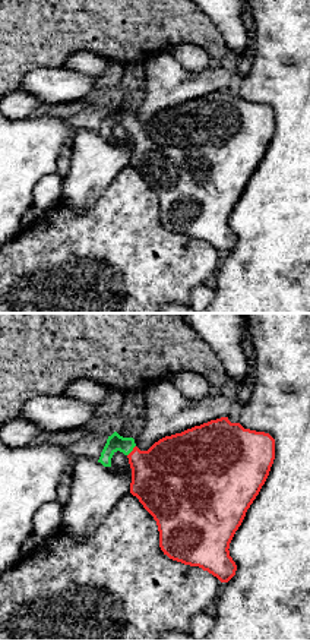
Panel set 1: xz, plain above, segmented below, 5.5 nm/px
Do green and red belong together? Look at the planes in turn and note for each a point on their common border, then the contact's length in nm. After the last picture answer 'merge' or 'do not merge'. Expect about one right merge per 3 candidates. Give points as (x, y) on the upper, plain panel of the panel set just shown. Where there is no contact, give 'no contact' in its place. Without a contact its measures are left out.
meets green at (132, 122); contact 80 nm long

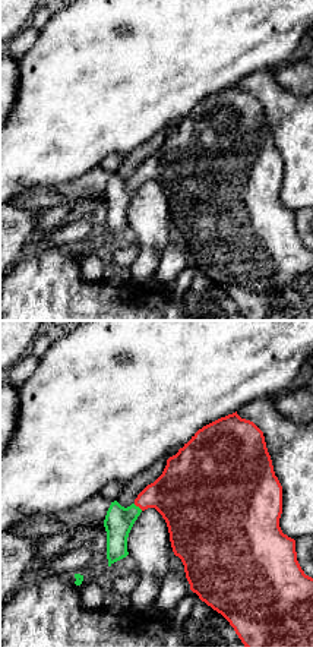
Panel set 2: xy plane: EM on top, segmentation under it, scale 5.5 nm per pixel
meets green at (138, 179); contact 70 nm long

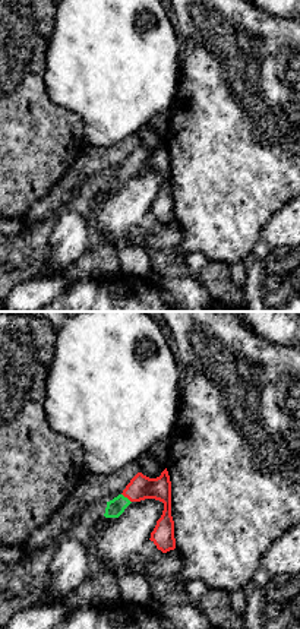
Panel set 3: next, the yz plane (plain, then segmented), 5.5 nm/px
meets green at (126, 170); contact 80 nm long

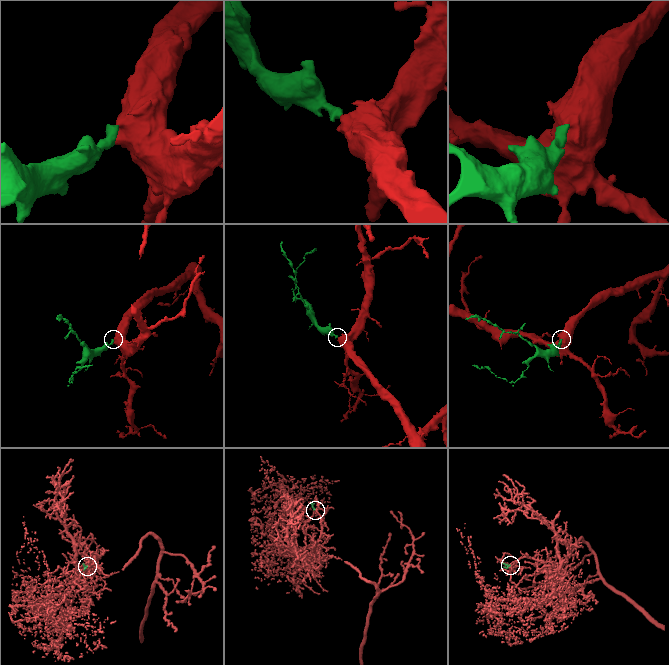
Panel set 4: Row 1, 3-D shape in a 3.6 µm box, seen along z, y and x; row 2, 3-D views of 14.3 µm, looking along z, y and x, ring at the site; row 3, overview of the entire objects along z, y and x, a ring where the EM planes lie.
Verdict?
merge

